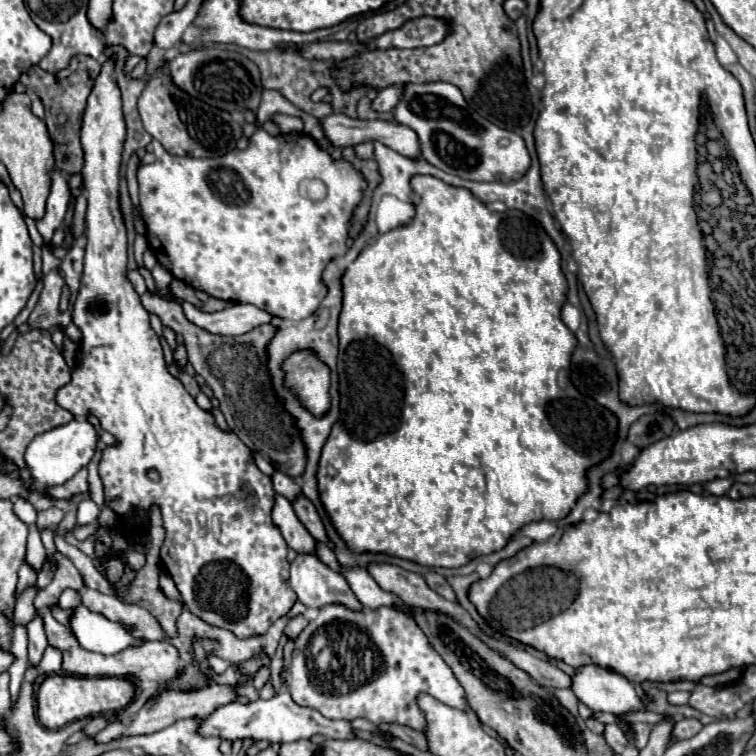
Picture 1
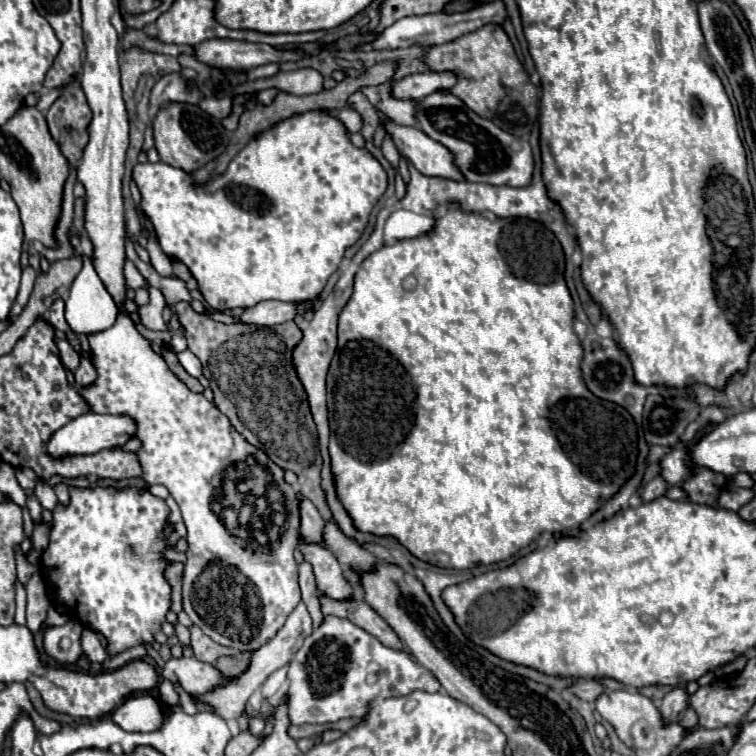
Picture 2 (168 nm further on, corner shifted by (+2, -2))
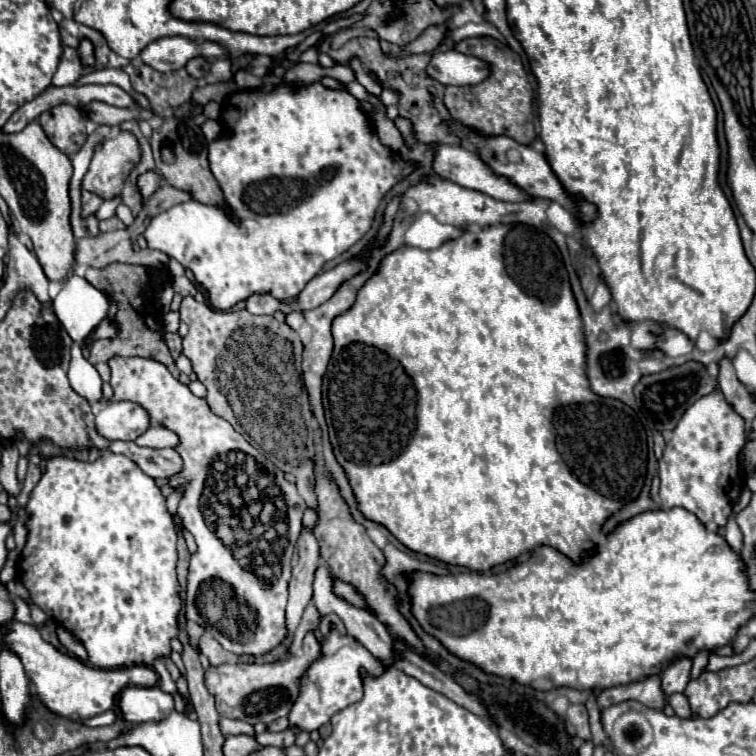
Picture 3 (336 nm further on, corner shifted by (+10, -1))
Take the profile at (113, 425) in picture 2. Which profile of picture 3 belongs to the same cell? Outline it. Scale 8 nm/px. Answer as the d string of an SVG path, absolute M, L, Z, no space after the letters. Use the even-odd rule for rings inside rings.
M112 401L96 415L96 429L108 441L134 441L150 427L150 415L132 401Z

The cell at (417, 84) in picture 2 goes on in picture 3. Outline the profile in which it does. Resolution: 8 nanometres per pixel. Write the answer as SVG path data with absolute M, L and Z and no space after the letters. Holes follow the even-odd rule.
M456 49L434 53L428 75L442 85L476 85L490 75L490 65L474 55L464 55Z

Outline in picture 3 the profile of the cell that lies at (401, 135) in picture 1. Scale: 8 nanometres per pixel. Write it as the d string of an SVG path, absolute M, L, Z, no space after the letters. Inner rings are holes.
M436 147L436 157L434 157L434 171L442 177L442 179L448 179L452 183L458 183L460 187L466 187L466 189L474 189L474 191L480 191L480 193L486 193L494 199L500 199L500 201L532 201L532 197L522 191L518 185L514 185L508 177L504 175L496 175L482 159L478 153L466 149L466 147Z

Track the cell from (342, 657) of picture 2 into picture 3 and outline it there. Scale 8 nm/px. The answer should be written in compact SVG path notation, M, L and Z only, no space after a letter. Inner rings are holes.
M332 629L330 635L322 643L322 657L306 671L306 675L302 679L302 695L298 695L294 707L288 715L290 725L296 725L300 731L312 733L312 731L320 729L324 723L328 723L336 711L362 699L364 687L362 687L360 667L364 667L370 675L380 675L386 669L354 637L350 637L350 635L342 637L336 629Z

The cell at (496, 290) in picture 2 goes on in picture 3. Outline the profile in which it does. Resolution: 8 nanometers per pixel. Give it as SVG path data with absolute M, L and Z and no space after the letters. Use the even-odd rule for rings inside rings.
M516 223L516 225L494 225L494 227L482 229L480 233L464 231L462 237L444 243L442 247L438 247L434 251L422 251L418 247L402 247L402 249L390 253L382 261L380 271L358 291L358 299L356 299L354 307L350 311L346 311L346 315L340 315L334 321L332 335L334 335L334 353L332 353L332 359L330 359L330 367L324 375L324 383L322 383L322 403L324 403L324 413L326 413L330 441L332 441L336 459L340 461L340 465L348 473L350 485L354 489L354 495L358 499L358 507L364 513L364 517L384 525L408 549L412 549L416 553L424 553L424 555L434 557L434 559L440 559L444 563L462 565L462 567L468 567L468 569L474 569L474 571L490 571L492 567L502 565L506 561L512 561L518 555L528 553L538 545L550 545L550 547L558 549L562 555L566 555L572 563L582 563L586 557L590 557L596 551L598 535L600 535L606 519L612 513L616 513L618 509L622 509L624 505L638 499L638 495L644 487L646 467L648 467L646 431L644 431L642 423L638 421L638 415L632 407L628 407L626 403L622 403L618 399L604 399L604 397L592 393L588 377L586 377L586 337L584 337L584 325L582 325L582 317L580 317L580 311L578 311L578 303L576 303L572 287L570 287L570 279L568 279L566 267L562 263L562 255L558 251L556 243L544 231L538 231L536 227L520 225L520 223Z

